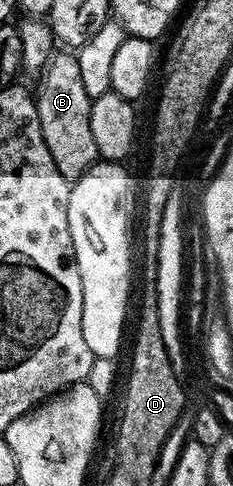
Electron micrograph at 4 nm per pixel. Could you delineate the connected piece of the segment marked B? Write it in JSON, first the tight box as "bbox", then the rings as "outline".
{"bbox":[36,53,99,182],"outline":[[[55,53],[41,71],[42,78],[38,92],[36,91],[36,99],[43,140],[50,150],[50,156],[53,157],[58,172],[69,182],[73,182],[97,161],[99,154],[90,130],[91,98],[83,87],[75,55],[64,53],[66,54]]]}

